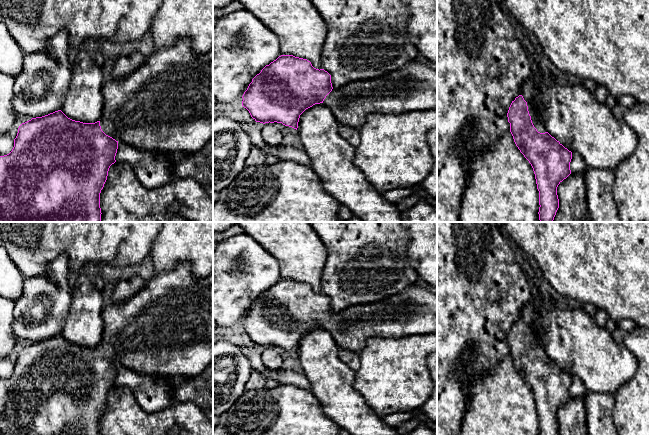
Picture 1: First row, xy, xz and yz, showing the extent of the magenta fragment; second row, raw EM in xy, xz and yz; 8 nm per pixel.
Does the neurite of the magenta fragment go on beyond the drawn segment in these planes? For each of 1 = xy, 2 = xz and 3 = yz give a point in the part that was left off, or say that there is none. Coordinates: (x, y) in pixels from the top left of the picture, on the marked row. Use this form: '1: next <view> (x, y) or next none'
1: next xy (166, 105)
2: next xz (413, 87)
3: next yz (529, 90)

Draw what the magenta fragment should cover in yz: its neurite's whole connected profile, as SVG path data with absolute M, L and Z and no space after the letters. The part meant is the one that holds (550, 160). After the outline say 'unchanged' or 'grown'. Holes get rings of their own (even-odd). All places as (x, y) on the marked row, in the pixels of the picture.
M531 76L523 82L521 94L512 101L507 117L514 142L535 174L539 220L553 222L559 208L557 187L571 174L572 152L546 131L534 107L537 94L538 87Z | grown

